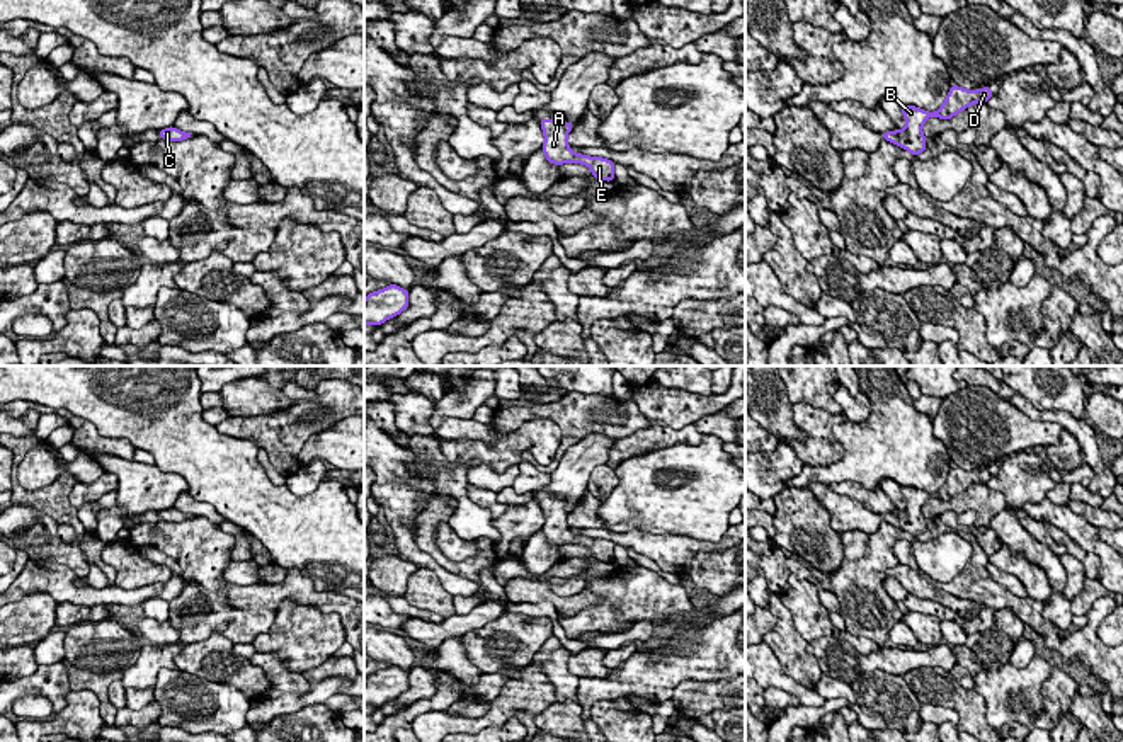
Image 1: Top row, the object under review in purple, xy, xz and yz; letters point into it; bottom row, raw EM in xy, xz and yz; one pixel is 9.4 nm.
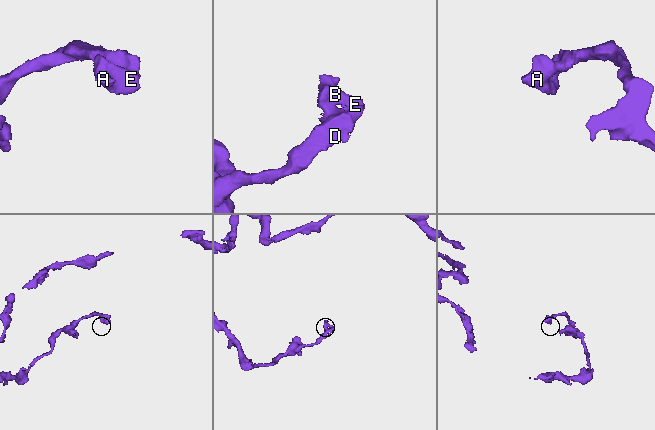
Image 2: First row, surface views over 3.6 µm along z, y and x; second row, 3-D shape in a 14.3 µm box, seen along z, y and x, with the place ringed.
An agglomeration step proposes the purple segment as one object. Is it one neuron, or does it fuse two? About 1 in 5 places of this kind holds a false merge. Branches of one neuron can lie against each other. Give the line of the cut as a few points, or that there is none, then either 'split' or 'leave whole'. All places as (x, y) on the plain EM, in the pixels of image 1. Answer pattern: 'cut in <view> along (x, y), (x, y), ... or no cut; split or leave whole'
no cut; leave whole

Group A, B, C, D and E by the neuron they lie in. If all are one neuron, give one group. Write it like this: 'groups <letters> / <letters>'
groups A B C D E

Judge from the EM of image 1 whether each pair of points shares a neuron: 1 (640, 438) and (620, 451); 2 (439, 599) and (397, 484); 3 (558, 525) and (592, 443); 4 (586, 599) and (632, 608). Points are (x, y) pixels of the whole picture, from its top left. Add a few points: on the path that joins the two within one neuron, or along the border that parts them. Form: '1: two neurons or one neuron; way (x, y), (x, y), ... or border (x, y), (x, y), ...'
1: one neuron; way (635, 443), (625, 448)
2: two neurons; border (421, 569), (429, 569), (451, 596)
3: one neuron; way (569, 504), (570, 475), (577, 463)
4: two neurons; border (599, 598), (574, 615), (562, 616)

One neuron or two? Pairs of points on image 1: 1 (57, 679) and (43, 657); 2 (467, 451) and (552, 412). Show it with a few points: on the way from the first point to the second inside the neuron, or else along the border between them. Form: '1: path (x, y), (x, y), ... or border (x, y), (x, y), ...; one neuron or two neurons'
1: border (63, 659), (38, 666); two neurons
2: border (499, 429), (506, 436), (550, 419), (562, 439); two neurons

